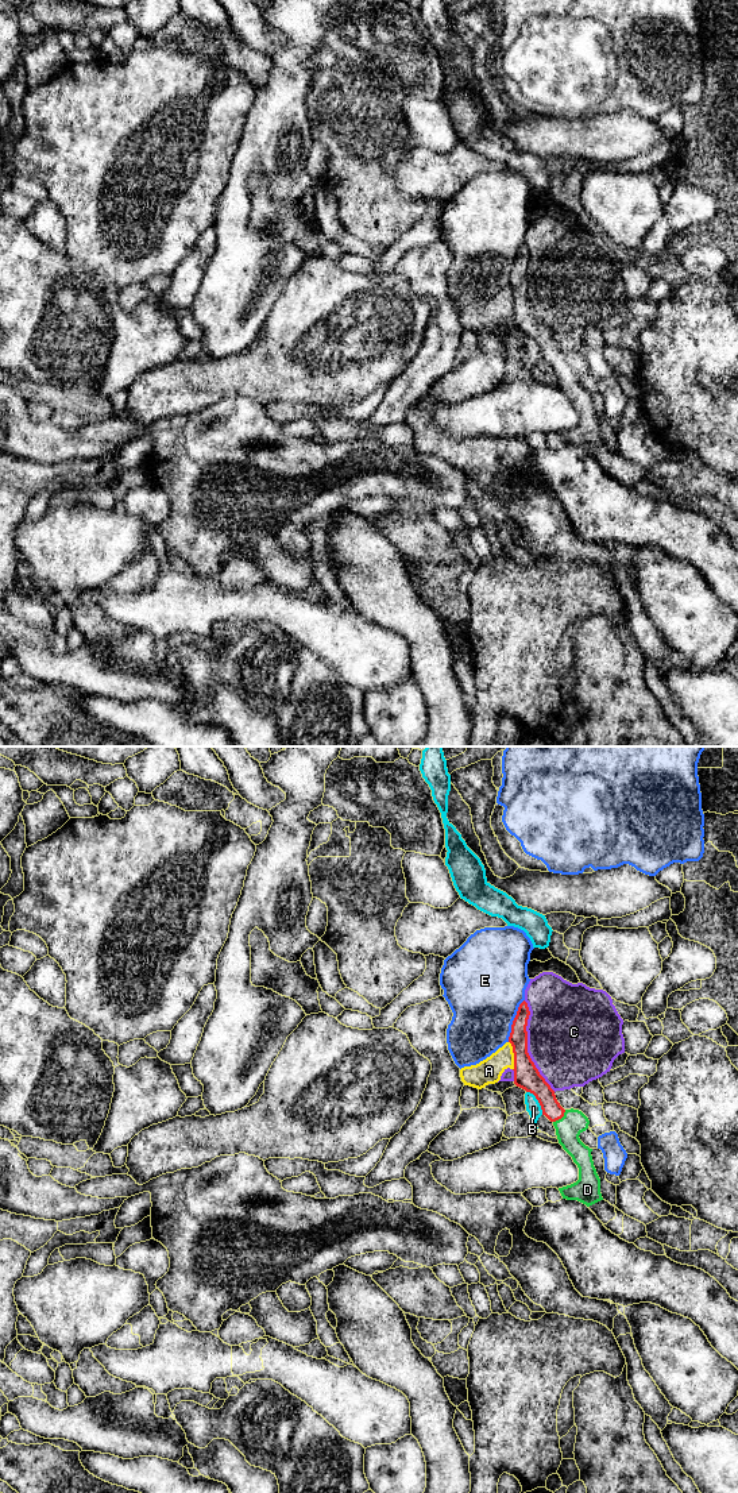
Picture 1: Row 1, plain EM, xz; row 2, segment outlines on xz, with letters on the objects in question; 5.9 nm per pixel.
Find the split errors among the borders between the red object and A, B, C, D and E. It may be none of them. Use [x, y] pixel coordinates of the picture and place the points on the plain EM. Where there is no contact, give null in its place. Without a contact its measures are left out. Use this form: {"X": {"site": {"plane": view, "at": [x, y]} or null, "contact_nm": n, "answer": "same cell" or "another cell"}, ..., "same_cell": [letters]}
{"A": {"site": {"plane": "xz", "at": [514, 300]}, "contact_nm": 180, "answer": "another cell"}, "B": {"site": {"plane": "xz", "at": [538, 346]}, "contact_nm": 170, "answer": "another cell"}, "C": {"site": {"plane": "xz", "at": [526, 290]}, "contact_nm": 550, "answer": "another cell"}, "D": {"site": {"plane": "xz", "at": [560, 362]}, "contact_nm": 110, "answer": "same cell"}, "E": {"site": {"plane": "xz", "at": [513, 265]}, "contact_nm": 280, "answer": "another cell"}, "same_cell": ["D"]}

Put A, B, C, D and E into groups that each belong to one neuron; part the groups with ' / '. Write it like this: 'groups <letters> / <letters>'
groups A C / B / D / E

